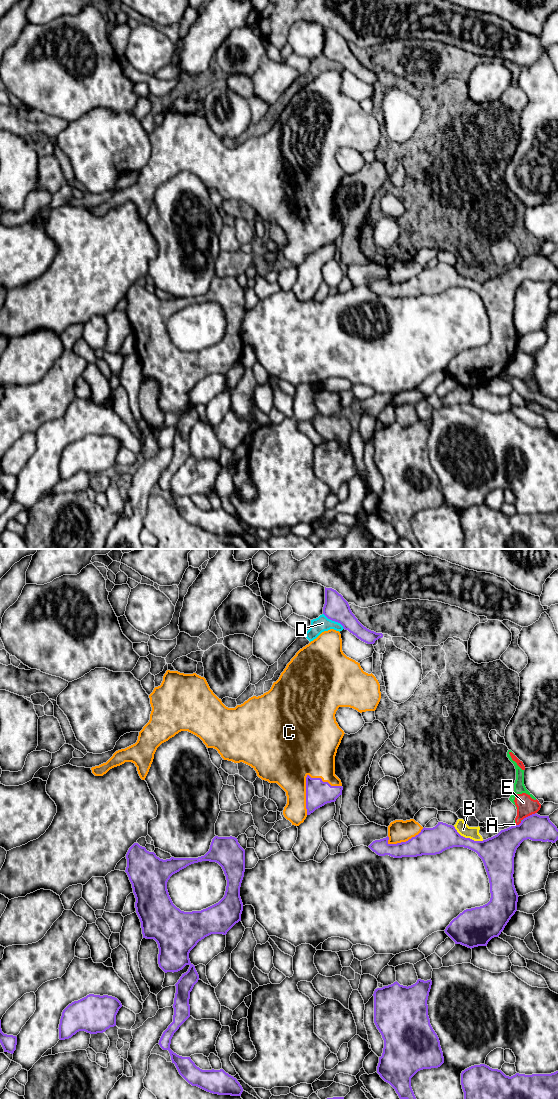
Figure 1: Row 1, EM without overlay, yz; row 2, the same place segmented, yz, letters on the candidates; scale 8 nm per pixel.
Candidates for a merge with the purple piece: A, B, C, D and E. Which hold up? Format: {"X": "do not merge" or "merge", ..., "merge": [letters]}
{"A": "do not merge", "B": "do not merge", "C": "do not merge", "D": "do not merge", "E": "do not merge", "merge": []}

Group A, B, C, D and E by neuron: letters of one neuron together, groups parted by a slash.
A B E / C / D

